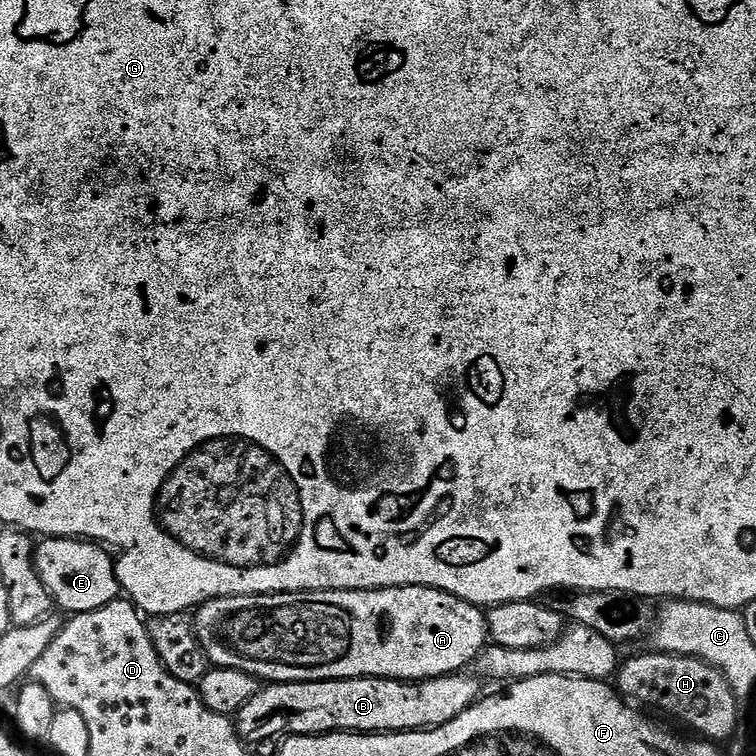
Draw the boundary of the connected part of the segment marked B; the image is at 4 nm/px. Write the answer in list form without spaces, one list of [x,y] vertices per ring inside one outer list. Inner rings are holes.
[[[453,674],[433,680],[378,680],[370,676],[353,680],[307,680],[289,684],[269,683],[242,705],[234,717],[236,732],[249,745],[257,746],[275,736],[319,736],[321,732],[419,732],[441,728],[481,699],[481,681],[475,675]]]

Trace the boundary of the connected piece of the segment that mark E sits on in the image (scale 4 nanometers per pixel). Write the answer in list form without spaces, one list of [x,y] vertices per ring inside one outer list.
[[[70,536],[44,538],[35,545],[38,578],[42,578],[42,586],[52,595],[57,609],[68,612],[64,614],[89,612],[114,602],[121,595],[120,579],[116,577],[116,566],[108,552],[99,543]]]

